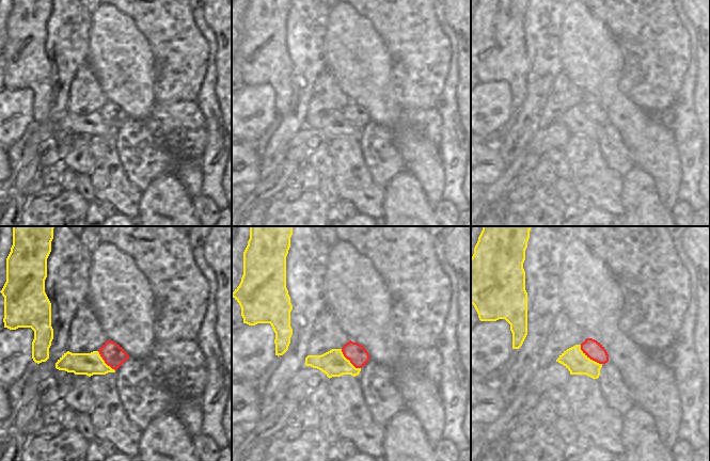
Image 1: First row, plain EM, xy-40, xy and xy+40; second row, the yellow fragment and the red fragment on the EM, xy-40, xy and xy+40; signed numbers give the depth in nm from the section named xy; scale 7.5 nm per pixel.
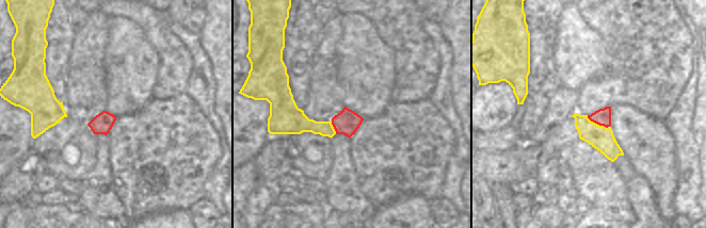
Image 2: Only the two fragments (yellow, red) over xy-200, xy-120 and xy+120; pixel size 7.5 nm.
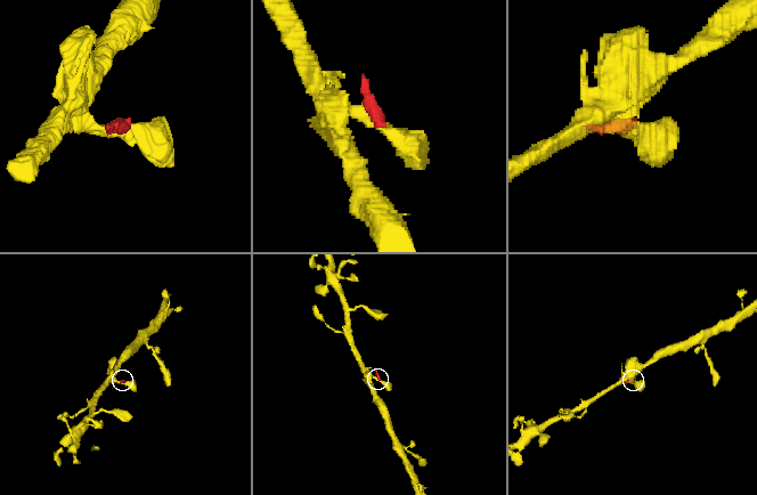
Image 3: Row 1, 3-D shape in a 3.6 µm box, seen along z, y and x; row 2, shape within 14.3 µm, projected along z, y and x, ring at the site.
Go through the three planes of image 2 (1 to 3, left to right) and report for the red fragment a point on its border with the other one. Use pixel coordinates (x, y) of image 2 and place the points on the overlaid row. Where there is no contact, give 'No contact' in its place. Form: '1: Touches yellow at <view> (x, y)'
1: No contact
2: Touches yellow at xy-120 (333, 128)
3: Touches yellow at xy+120 (596, 124).

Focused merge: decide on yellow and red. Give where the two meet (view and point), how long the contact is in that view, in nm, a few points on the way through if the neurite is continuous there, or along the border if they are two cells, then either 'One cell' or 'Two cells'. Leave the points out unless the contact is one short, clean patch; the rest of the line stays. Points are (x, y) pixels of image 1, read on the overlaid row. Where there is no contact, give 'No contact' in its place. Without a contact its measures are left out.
Touches yellow at xy+40 (588, 358). Shared border 220 nm. Boundary: xy+40 (580, 345), (580, 348), (590, 359), (601, 364). Two cells.

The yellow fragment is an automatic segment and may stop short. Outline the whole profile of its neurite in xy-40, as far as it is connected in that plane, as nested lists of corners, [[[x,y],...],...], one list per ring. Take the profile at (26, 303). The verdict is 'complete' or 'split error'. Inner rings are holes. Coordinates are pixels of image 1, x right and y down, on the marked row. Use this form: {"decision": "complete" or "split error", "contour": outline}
{"decision": "complete", "contour": [[[13,226],[13,245],[6,258],[6,282],[0,291],[4,297],[4,328],[31,328],[34,331],[32,359],[37,364],[49,359],[53,339],[51,303],[45,292],[47,258],[51,252],[53,228],[54,226]]]}

